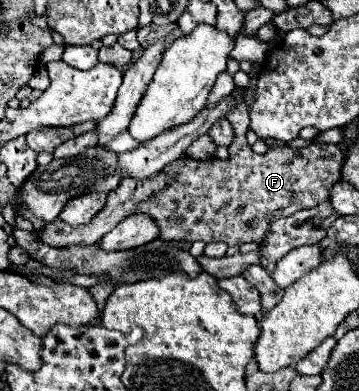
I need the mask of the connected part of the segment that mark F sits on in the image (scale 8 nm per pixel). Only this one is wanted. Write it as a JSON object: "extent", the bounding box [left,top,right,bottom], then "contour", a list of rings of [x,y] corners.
{"extent":[140,98,342,246],"contour":[[[244,98],[238,100],[228,120],[236,134],[228,160],[180,158],[170,166],[170,170],[176,168],[174,184],[140,204],[140,212],[160,224],[160,238],[226,242],[228,246],[262,242],[274,220],[328,200],[330,188],[340,180],[342,152],[336,144],[310,144],[306,148],[276,146],[266,154],[256,154],[246,142],[250,118]]]}

